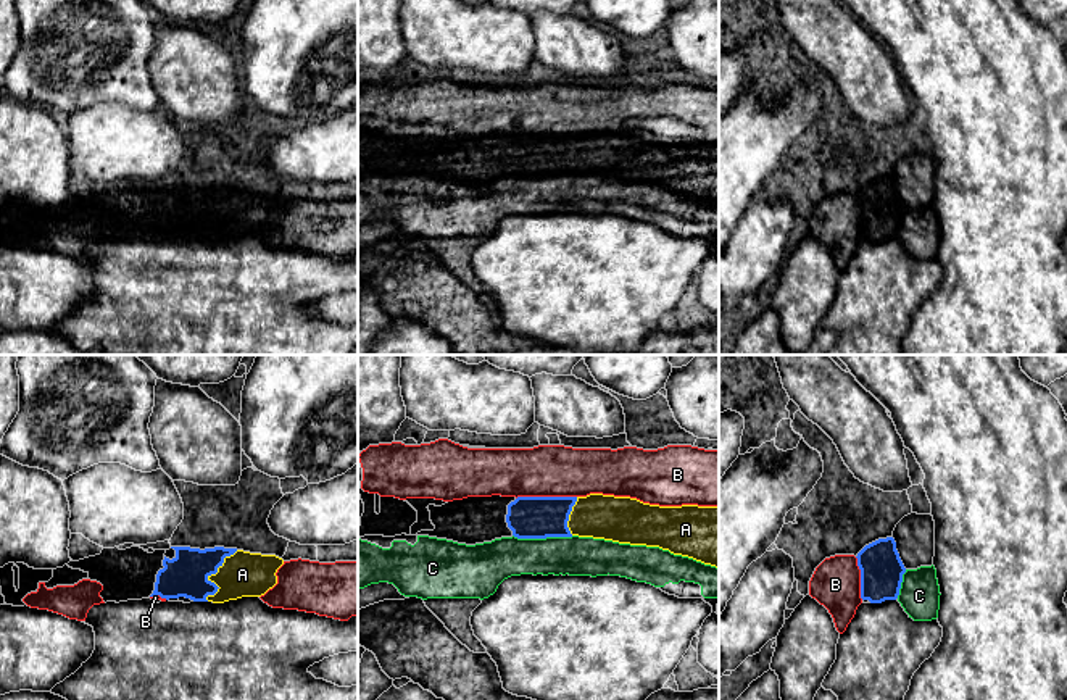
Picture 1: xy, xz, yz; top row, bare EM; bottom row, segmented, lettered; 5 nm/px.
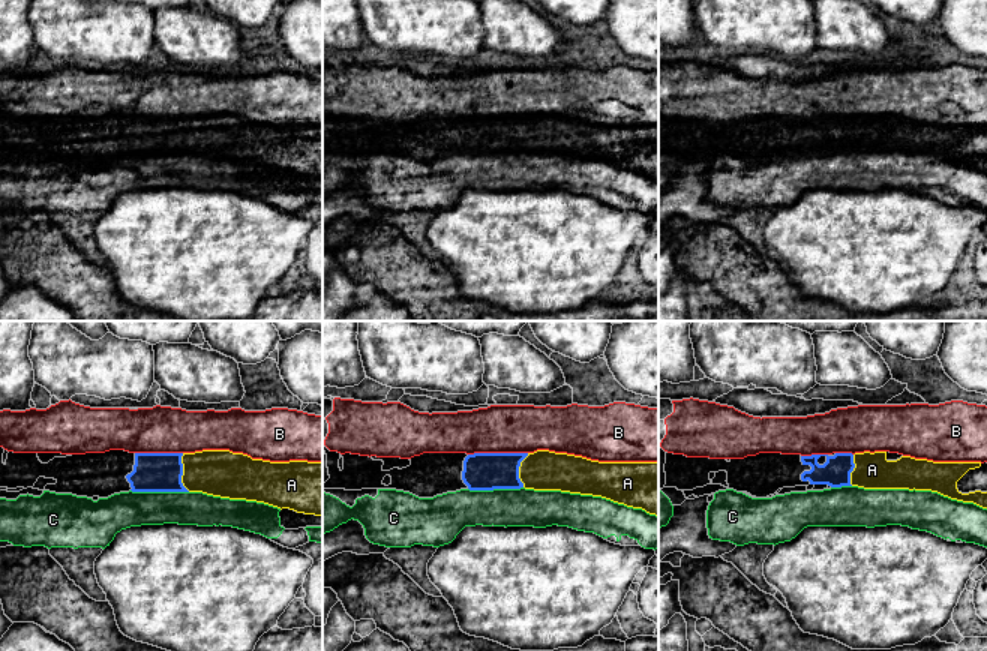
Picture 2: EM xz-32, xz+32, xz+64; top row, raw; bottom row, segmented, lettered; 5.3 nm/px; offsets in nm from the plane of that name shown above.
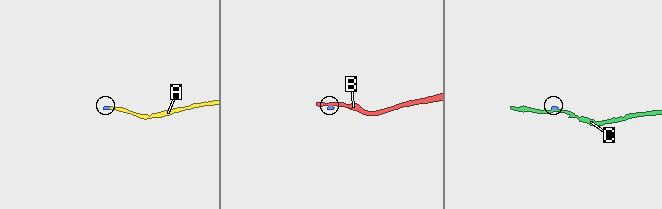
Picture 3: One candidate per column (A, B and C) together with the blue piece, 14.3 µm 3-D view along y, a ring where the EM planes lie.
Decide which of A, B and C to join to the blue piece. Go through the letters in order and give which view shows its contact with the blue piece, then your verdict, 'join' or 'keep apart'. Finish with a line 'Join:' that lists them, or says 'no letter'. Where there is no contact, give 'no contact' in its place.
A: meets blue in xy; join
B: meets blue in xz; keep apart
C: meets blue in xz; keep apart
Join: A

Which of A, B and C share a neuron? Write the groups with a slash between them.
A / B / C

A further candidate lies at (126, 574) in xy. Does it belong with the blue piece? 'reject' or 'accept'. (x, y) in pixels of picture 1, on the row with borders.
accept

